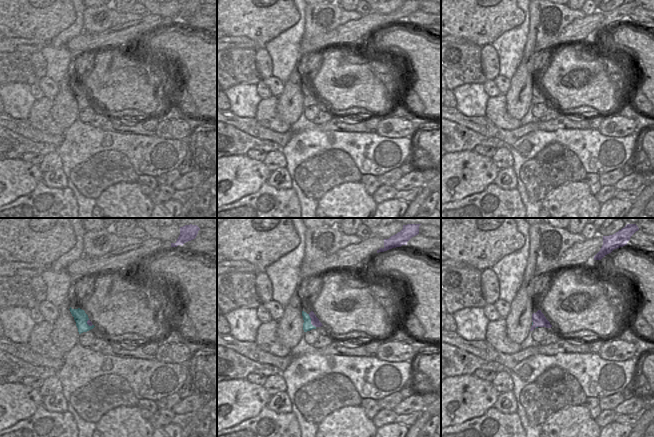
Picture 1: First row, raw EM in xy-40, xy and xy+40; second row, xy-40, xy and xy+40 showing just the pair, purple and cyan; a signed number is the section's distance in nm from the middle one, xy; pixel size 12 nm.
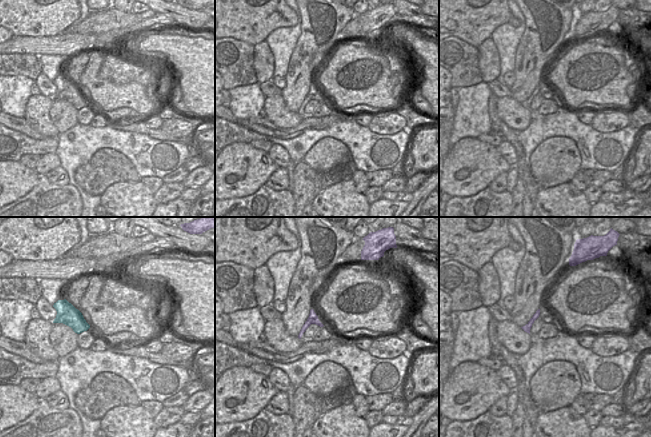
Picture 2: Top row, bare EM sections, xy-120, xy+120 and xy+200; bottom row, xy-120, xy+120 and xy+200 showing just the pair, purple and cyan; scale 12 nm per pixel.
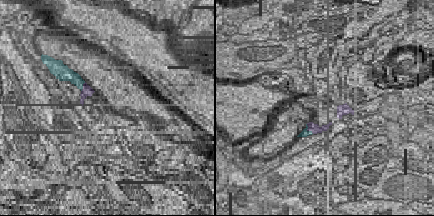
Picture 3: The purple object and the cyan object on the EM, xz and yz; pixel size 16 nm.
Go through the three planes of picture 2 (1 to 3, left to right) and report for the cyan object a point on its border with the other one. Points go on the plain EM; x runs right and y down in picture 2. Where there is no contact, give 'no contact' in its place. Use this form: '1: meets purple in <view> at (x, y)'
1: no contact
2: no contact
3: no contact

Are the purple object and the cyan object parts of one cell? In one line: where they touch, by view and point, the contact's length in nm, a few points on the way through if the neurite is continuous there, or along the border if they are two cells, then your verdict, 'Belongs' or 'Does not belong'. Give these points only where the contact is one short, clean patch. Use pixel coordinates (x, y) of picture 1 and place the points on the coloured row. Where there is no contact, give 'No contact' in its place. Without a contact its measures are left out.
Touches purple at xy (311, 321). Shared border 190 nm. Boundary: xy (308, 314), (311, 323), (315, 327). Does not belong

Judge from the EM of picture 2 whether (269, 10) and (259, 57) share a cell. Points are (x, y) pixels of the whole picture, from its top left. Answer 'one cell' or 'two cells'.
two cells

